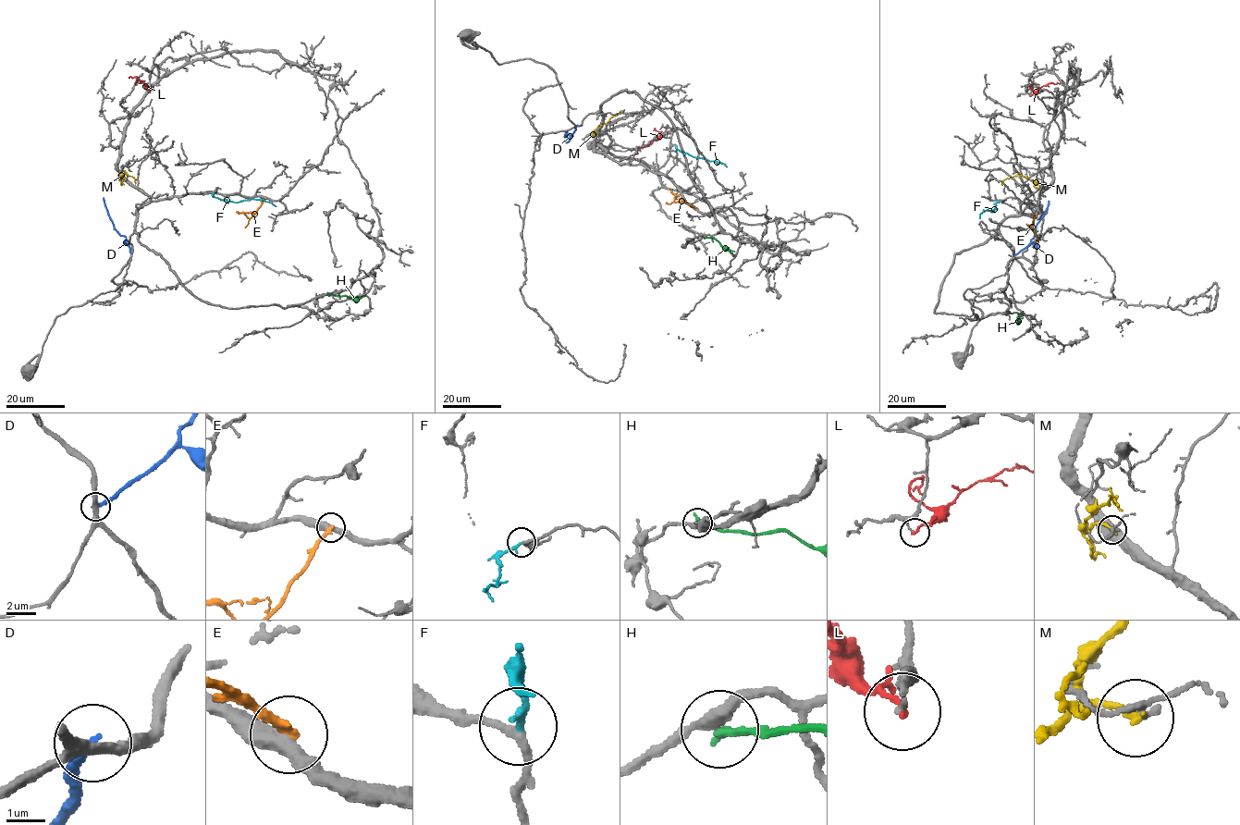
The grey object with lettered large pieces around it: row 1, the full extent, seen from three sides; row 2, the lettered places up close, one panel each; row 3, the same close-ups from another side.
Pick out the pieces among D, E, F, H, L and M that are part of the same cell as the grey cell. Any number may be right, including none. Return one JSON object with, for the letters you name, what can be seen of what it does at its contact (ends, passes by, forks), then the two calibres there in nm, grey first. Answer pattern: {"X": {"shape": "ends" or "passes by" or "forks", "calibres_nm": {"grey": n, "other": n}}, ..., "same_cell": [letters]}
{"F": {"shape": "ends", "calibres_nm": {"grey": 180, "other": 190}}, "same_cell": ["F"]}

